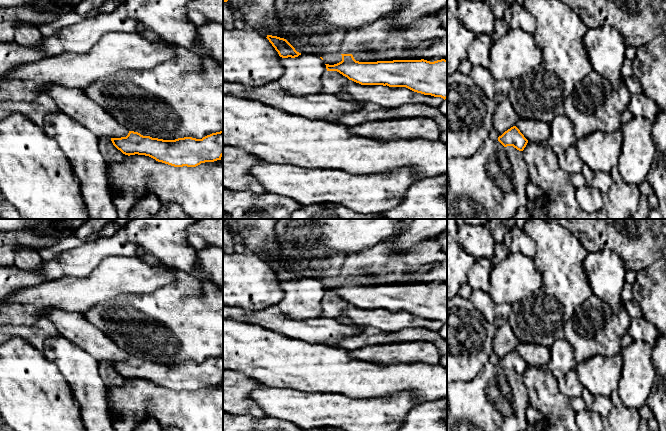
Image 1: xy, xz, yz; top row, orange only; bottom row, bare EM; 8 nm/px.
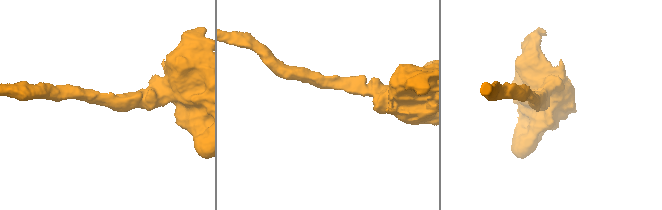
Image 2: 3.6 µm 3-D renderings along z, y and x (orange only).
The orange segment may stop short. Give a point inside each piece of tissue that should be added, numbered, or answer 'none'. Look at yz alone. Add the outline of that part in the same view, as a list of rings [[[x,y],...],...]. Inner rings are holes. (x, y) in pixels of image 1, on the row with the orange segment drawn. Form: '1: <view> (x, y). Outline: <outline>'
none

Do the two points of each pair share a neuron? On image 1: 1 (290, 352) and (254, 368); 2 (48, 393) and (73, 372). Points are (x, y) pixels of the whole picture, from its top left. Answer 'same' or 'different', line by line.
1: same
2: different

